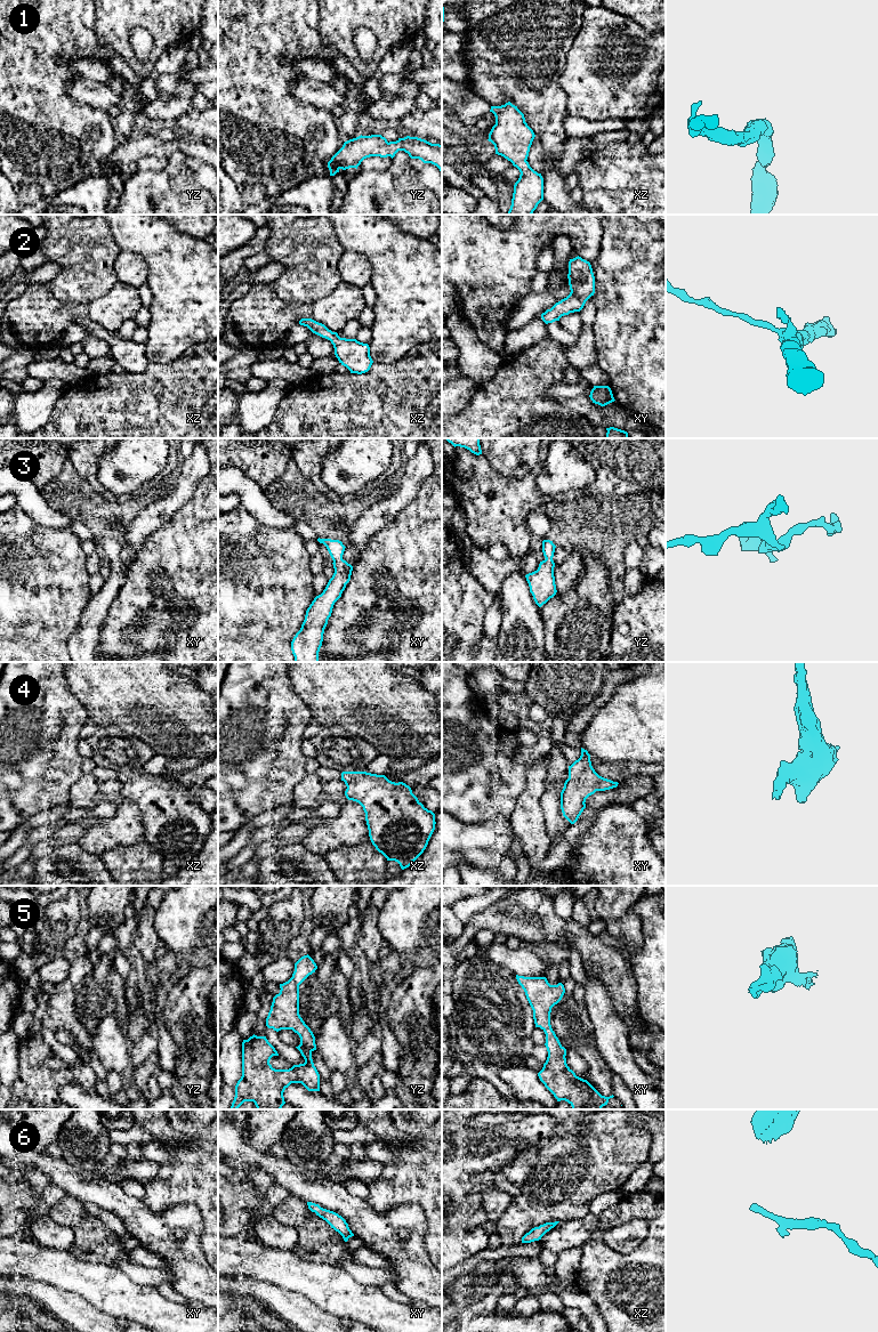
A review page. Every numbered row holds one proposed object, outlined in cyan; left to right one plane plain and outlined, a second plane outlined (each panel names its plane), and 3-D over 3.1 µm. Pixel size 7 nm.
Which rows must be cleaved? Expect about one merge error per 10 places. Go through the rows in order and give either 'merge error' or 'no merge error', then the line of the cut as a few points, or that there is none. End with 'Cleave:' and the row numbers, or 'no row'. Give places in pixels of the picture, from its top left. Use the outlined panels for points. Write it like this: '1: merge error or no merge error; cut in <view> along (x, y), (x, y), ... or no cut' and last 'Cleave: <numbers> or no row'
1: no merge error; no cut
2: no merge error; no cut
3: no merge error; no cut
4: no merge error; no cut
5: no merge error; no cut
6: no merge error; no cut
Cleave: no row

